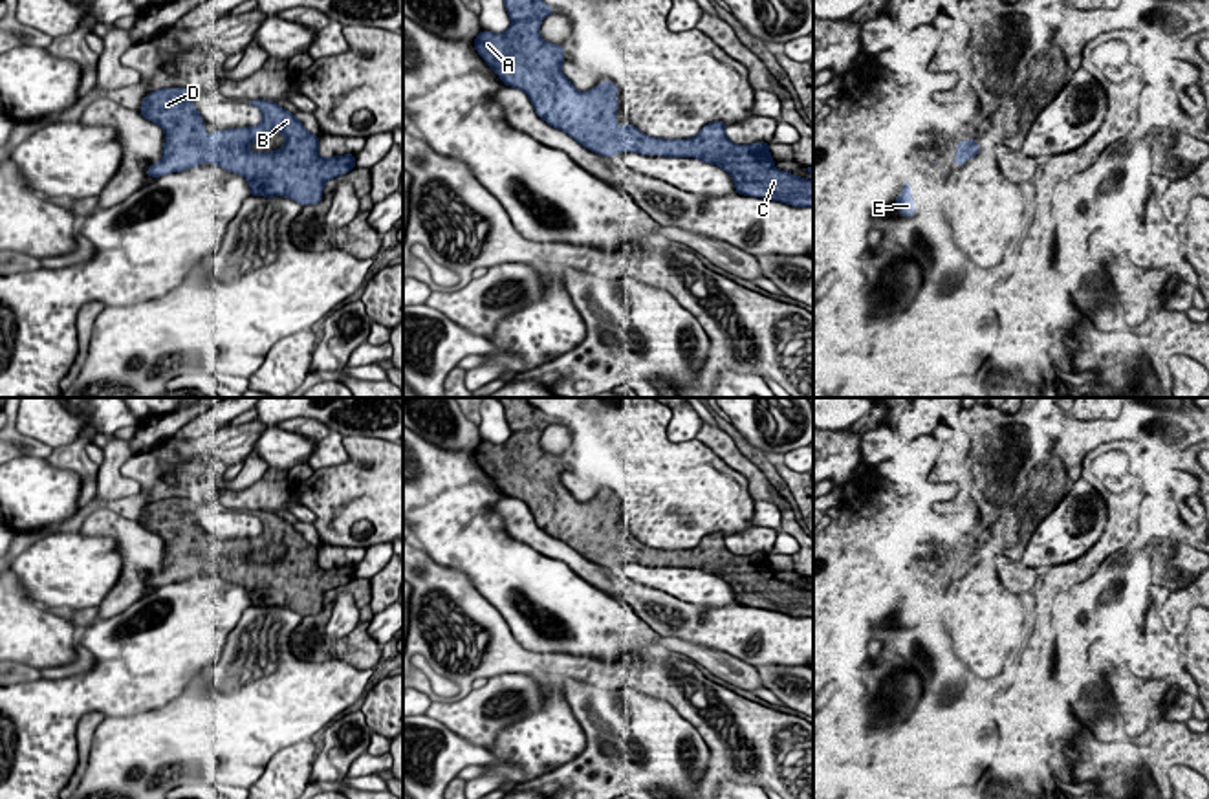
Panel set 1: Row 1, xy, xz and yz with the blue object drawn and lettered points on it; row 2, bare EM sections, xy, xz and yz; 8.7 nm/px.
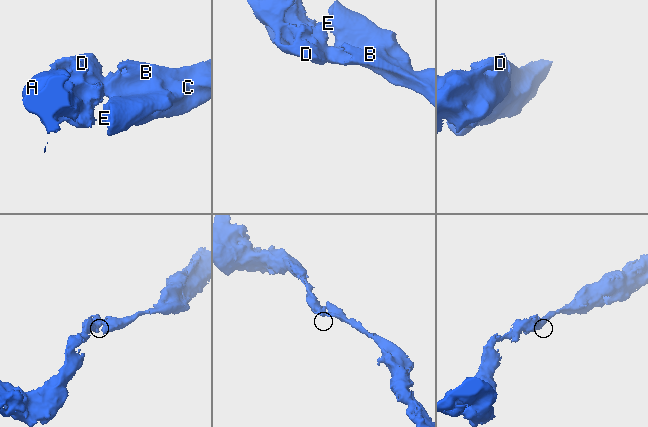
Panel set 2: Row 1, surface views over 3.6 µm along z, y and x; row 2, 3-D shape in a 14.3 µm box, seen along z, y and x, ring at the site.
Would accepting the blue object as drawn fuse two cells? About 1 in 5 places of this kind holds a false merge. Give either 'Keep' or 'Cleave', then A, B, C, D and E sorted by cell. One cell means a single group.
Keep. Groups: A B C D E

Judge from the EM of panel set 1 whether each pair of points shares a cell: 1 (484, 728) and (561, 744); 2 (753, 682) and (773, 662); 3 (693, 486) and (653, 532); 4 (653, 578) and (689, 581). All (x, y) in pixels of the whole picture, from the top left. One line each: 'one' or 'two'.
1: two
2: two
3: one
4: one

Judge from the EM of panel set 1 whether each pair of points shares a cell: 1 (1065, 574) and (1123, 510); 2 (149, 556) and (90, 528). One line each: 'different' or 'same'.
1: same
2: same

